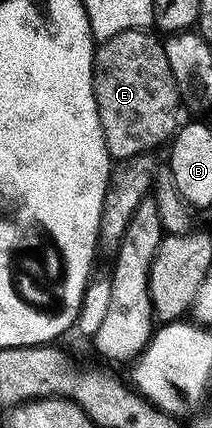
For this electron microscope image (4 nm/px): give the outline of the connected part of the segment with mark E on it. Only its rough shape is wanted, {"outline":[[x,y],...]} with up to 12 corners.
{"outline":[[157,35],[101,43],[94,91],[115,161],[180,128],[178,81]]}

